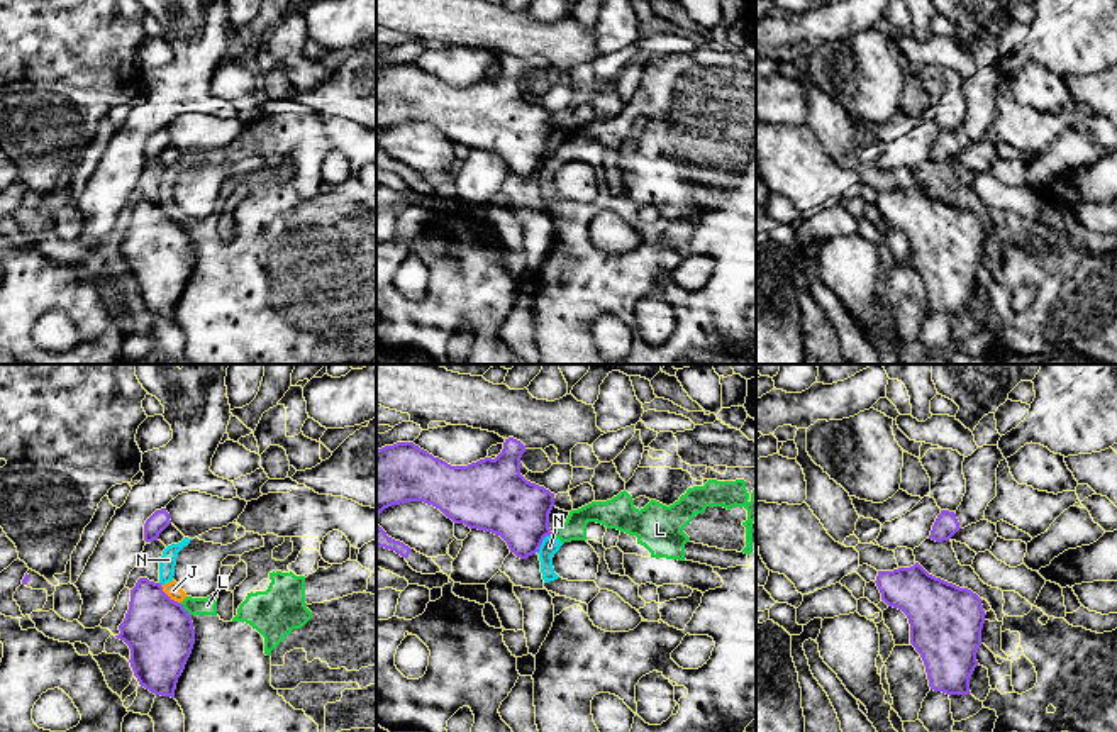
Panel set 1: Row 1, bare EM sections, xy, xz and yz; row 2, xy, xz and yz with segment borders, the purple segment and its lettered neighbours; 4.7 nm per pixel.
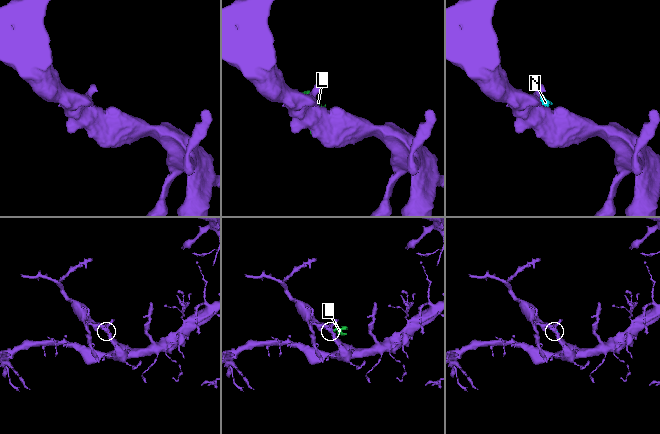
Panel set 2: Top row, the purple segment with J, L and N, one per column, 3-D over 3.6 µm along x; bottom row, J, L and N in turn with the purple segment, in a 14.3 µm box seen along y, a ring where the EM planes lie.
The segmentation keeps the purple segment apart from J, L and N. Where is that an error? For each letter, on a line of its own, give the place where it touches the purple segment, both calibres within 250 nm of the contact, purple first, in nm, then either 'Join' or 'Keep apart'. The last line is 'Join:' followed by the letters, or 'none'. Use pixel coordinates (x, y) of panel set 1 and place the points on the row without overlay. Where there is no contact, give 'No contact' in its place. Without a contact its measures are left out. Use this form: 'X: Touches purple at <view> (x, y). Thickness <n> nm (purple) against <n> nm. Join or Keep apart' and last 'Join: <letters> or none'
J: Touches purple at xy (168, 217). Thickness 320 nm (purple) against 80 nm. Keep apart
L: Touches purple at xy (185, 231). Thickness 320 nm (purple) against 80 nm. Keep apart
N: Touches purple at xz (541, 163). Thickness 300 nm (purple) against 90 nm. Keep apart
Join: none

